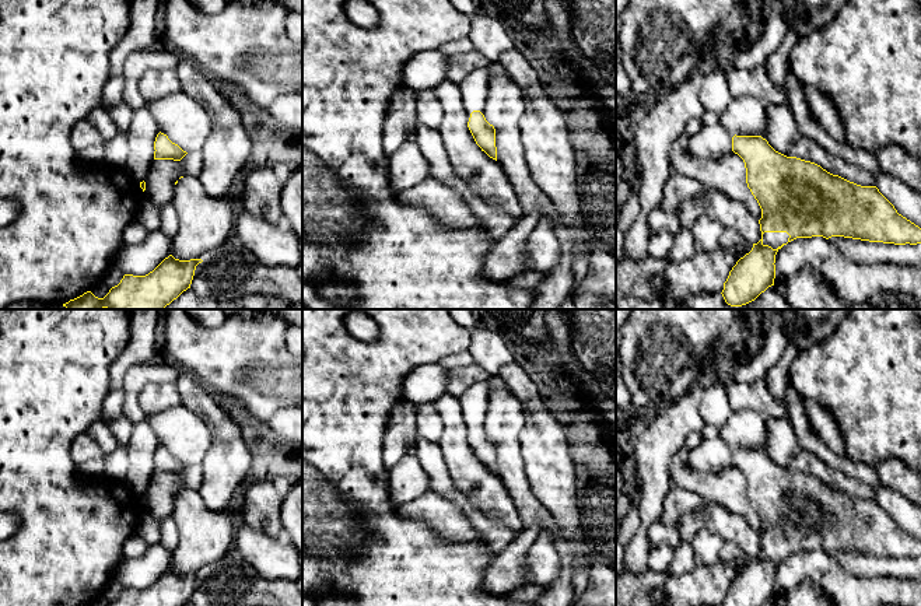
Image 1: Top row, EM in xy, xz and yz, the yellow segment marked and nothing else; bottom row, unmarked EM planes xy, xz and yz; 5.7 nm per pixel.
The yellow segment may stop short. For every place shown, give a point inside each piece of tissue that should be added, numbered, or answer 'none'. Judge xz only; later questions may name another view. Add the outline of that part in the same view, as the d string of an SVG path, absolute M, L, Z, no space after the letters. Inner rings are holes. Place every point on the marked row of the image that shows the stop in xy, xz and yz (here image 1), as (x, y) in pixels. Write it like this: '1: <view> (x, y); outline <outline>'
1: xz (475, 88); outline M476 69L460 84L458 84L467 118L470 118L473 111L480 111L484 113L484 105L488 95L488 83L490 74L487 69Z

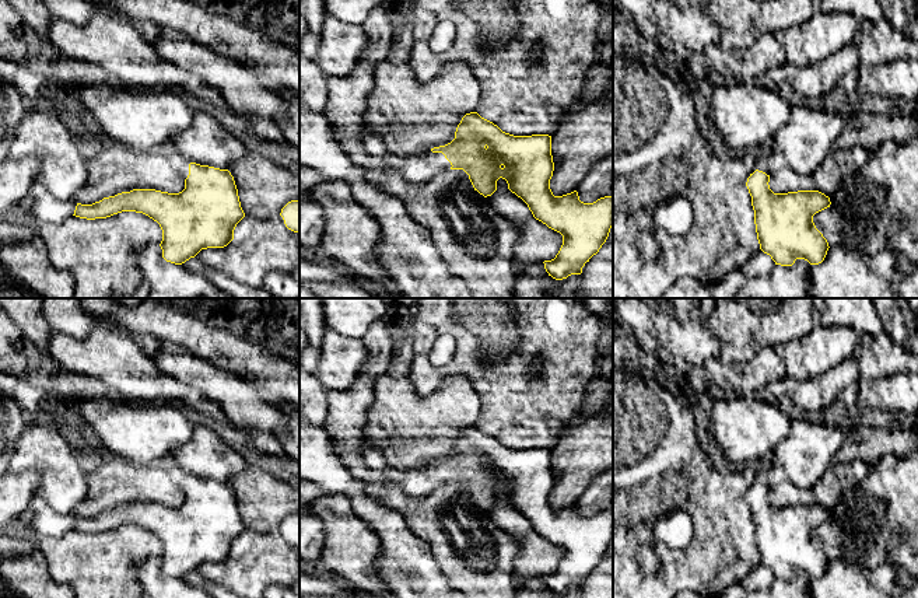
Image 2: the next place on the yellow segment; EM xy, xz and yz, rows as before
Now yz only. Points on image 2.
1: yz (761, 165); outline M757 160L753 172L754 172L756 169L763 171L763 172L765 172L767 175L770 175L770 174L771 174L771 171L770 171L770 160L764 160L764 161ZM751 172L751 174L753 174L753 172Z

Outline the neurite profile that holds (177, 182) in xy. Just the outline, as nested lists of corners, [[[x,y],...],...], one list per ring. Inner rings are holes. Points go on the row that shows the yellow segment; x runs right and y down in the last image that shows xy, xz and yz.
[[[172,143],[141,153],[120,144],[95,147],[88,155],[88,176],[73,200],[92,204],[133,189],[179,193],[185,189],[183,160]]]

